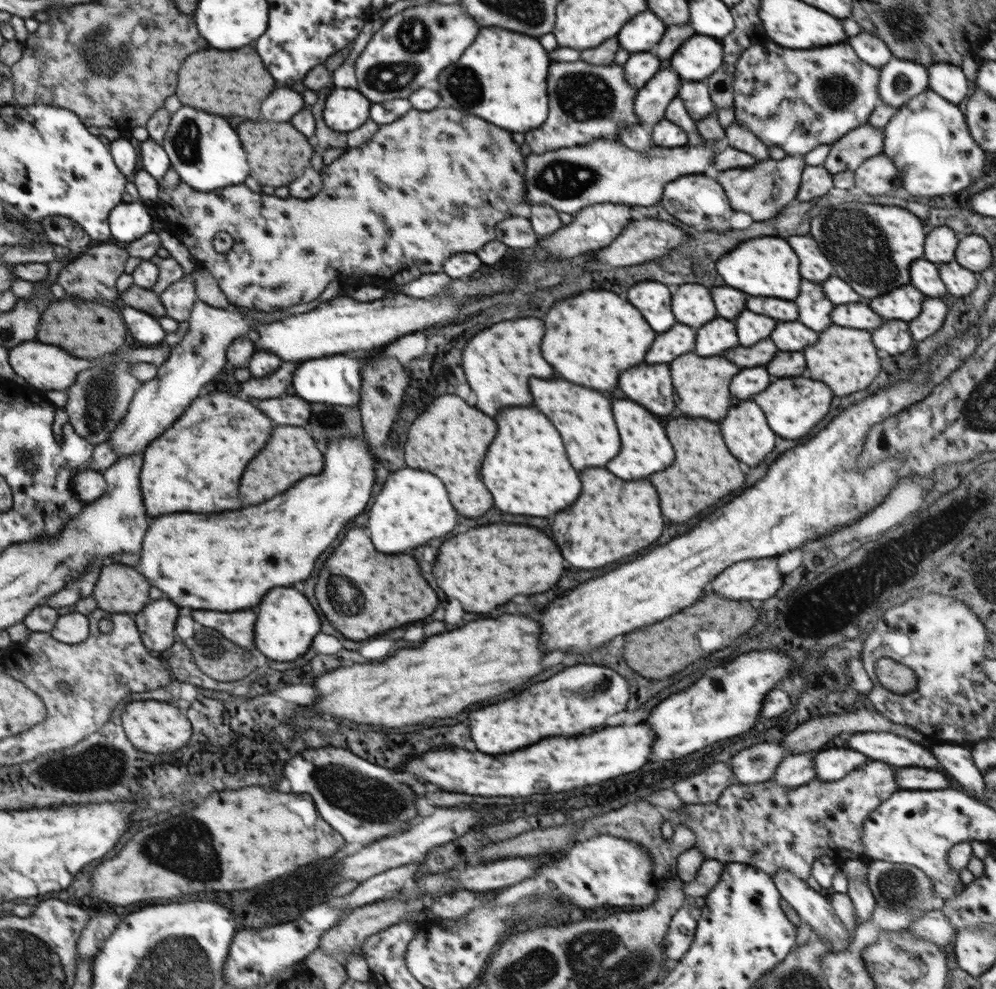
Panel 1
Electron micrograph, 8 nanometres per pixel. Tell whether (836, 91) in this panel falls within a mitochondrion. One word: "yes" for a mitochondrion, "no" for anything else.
yes

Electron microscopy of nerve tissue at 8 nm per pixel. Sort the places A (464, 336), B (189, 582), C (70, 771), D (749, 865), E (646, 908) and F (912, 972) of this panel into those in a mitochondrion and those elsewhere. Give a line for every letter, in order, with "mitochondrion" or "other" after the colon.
A: other
B: other
C: mitochondrion
D: other
E: other
F: mitochondrion

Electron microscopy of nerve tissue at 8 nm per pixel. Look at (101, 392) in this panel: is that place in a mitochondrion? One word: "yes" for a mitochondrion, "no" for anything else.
yes

